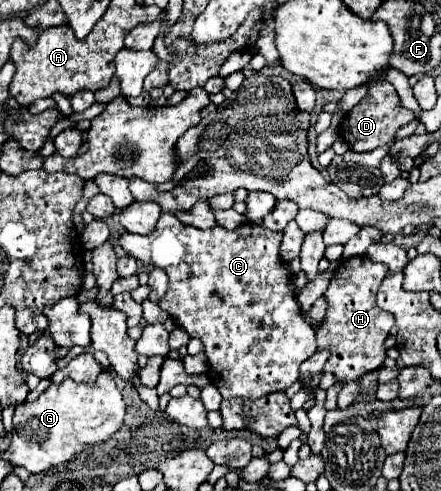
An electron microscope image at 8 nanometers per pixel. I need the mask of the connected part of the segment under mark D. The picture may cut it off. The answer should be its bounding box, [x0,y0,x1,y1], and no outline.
[339,80,415,152]

